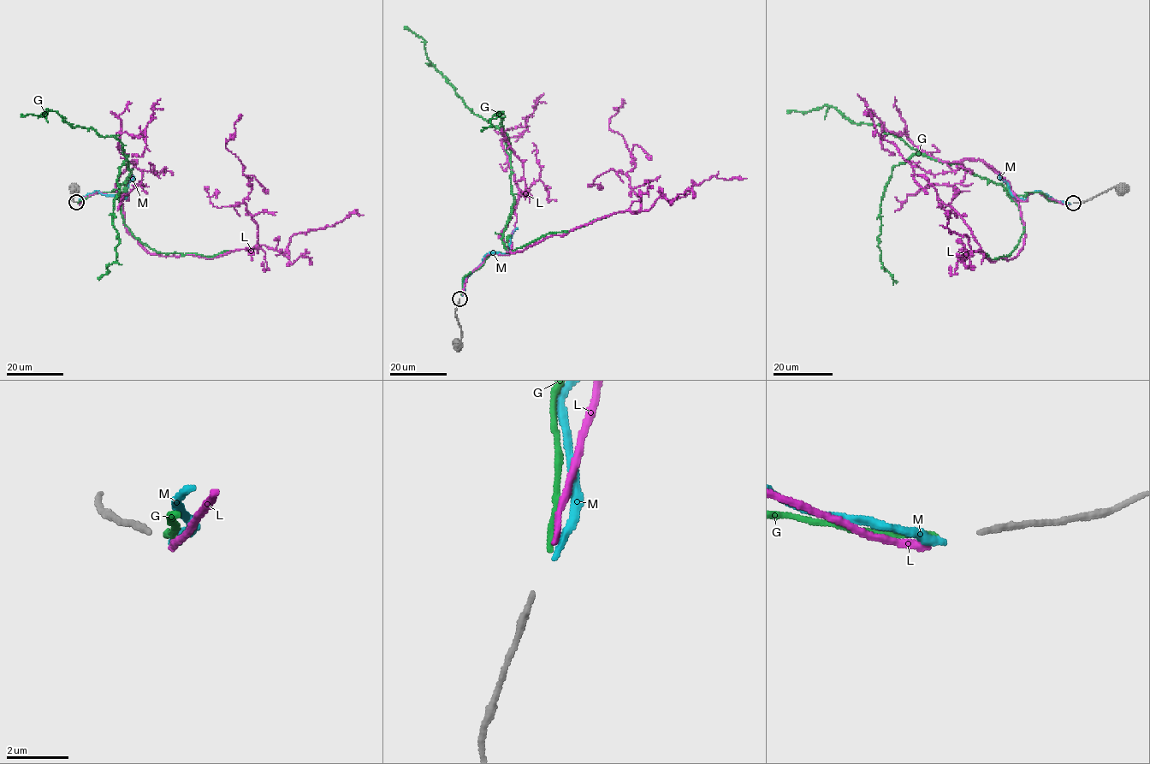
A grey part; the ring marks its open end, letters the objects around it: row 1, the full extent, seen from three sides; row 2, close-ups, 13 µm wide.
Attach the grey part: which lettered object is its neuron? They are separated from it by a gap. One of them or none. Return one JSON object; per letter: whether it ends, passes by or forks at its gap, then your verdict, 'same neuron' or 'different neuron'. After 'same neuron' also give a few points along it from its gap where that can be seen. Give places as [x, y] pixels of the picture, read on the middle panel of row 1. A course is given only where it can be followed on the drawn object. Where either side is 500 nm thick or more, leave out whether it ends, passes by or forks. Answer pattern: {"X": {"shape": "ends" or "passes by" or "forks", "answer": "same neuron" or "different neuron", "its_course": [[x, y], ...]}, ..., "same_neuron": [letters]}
{"G": {"shape": "ends", "answer": "same neuron", "its_course": [[461, 295], [462, 279], [509, 251], [510, 156], [498, 128], [465, 105], [404, 27]]}, "L": {"shape": "ends", "answer": "different neuron"}, "M": {"shape": "ends", "answer": "different neuron"}, "same_neuron": ["G"]}

